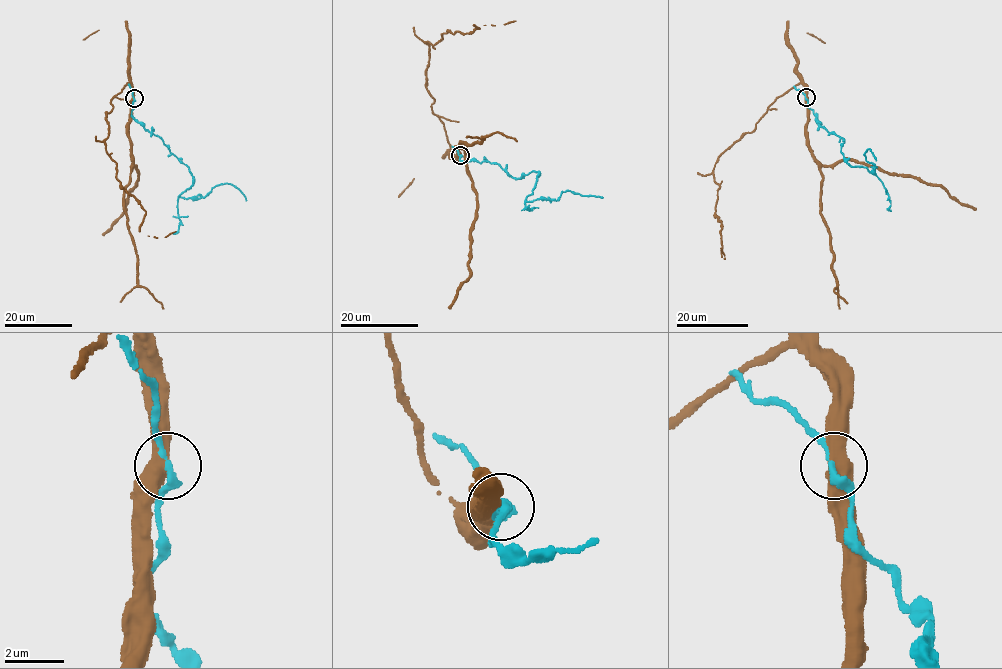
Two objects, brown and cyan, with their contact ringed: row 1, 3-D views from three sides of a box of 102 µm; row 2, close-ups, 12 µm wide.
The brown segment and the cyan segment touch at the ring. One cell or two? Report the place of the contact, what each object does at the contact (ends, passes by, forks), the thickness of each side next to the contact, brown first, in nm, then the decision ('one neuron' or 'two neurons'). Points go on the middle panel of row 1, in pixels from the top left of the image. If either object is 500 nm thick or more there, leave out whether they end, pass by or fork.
at (460, 155); 550 nm thick on the brown side, 200 nm on the other; two neurons

